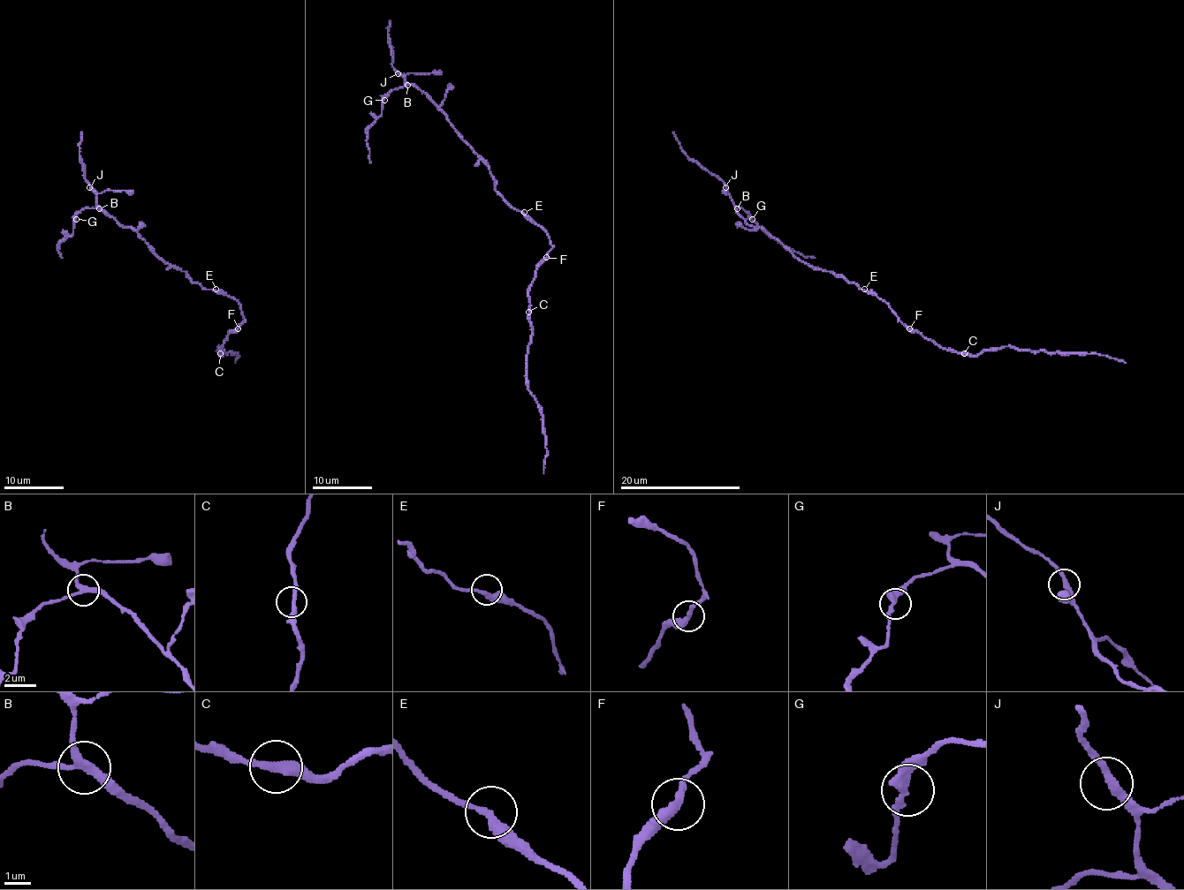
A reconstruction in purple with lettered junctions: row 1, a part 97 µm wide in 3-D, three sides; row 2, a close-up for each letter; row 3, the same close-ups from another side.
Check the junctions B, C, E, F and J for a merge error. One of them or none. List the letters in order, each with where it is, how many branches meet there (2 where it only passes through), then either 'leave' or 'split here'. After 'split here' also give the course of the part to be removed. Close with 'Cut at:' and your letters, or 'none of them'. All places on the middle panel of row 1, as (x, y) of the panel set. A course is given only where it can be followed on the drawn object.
B: (407, 85) | 3 | split here | (407, 85), (392, 89), (384, 97), (382, 115), (368, 130), (367, 143), (371, 162)
C: (528, 312) | 2 | leave
E: (524, 212) | 2 | leave
F: (546, 257) | 2 | leave
J: (398, 73) | 2 | leave
Cut at: B

